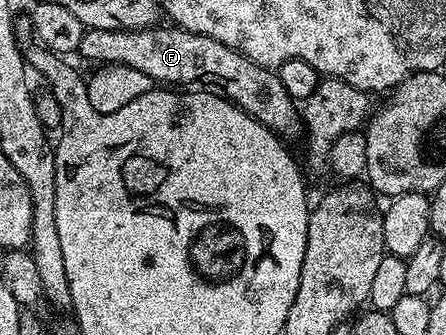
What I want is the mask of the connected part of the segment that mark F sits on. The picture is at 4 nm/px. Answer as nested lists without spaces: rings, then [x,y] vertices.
[[[176,25],[161,26],[144,27],[138,31],[87,29],[83,33],[83,41],[79,41],[76,54],[89,63],[101,63],[97,65],[139,69],[139,73],[145,73],[157,85],[172,85],[177,89],[212,89],[224,95],[230,103],[237,104],[253,119],[258,119],[274,135],[286,137],[302,134],[302,112],[287,89],[283,89],[283,81],[279,81],[276,70],[260,67],[211,37],[185,31]]]

